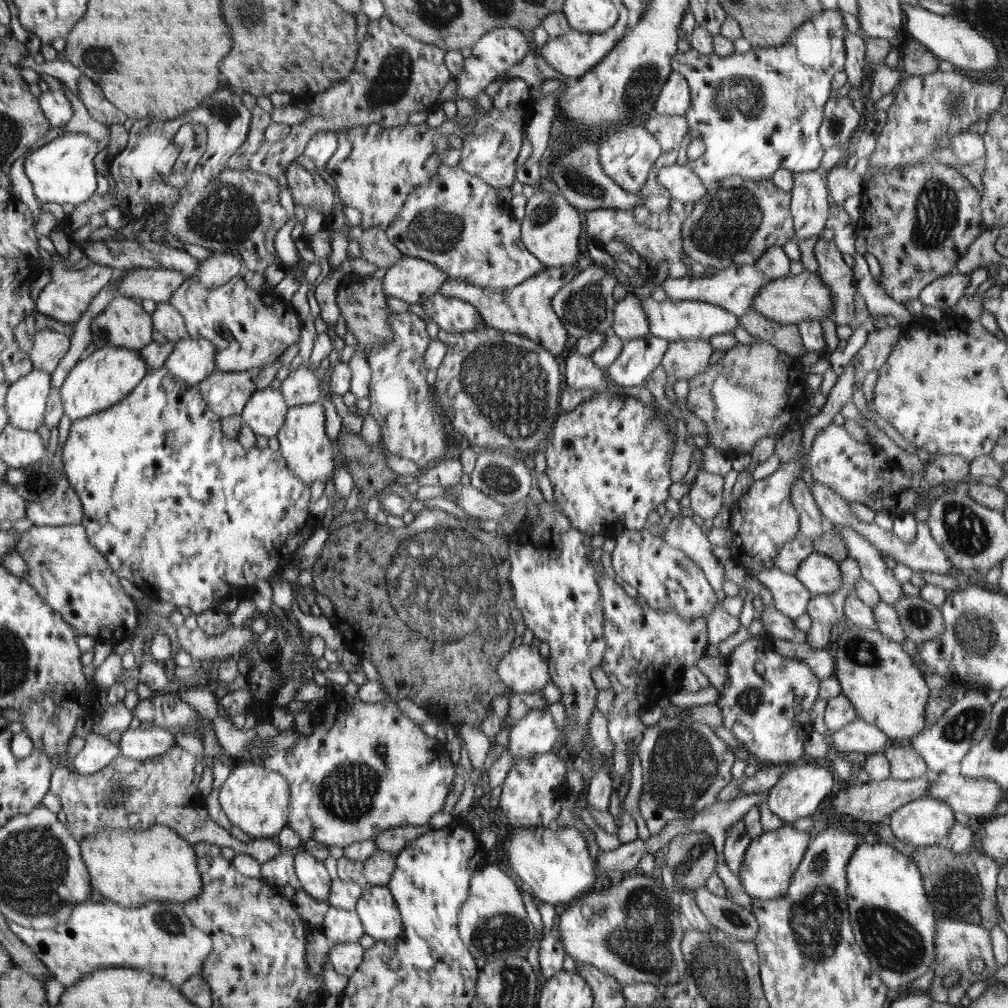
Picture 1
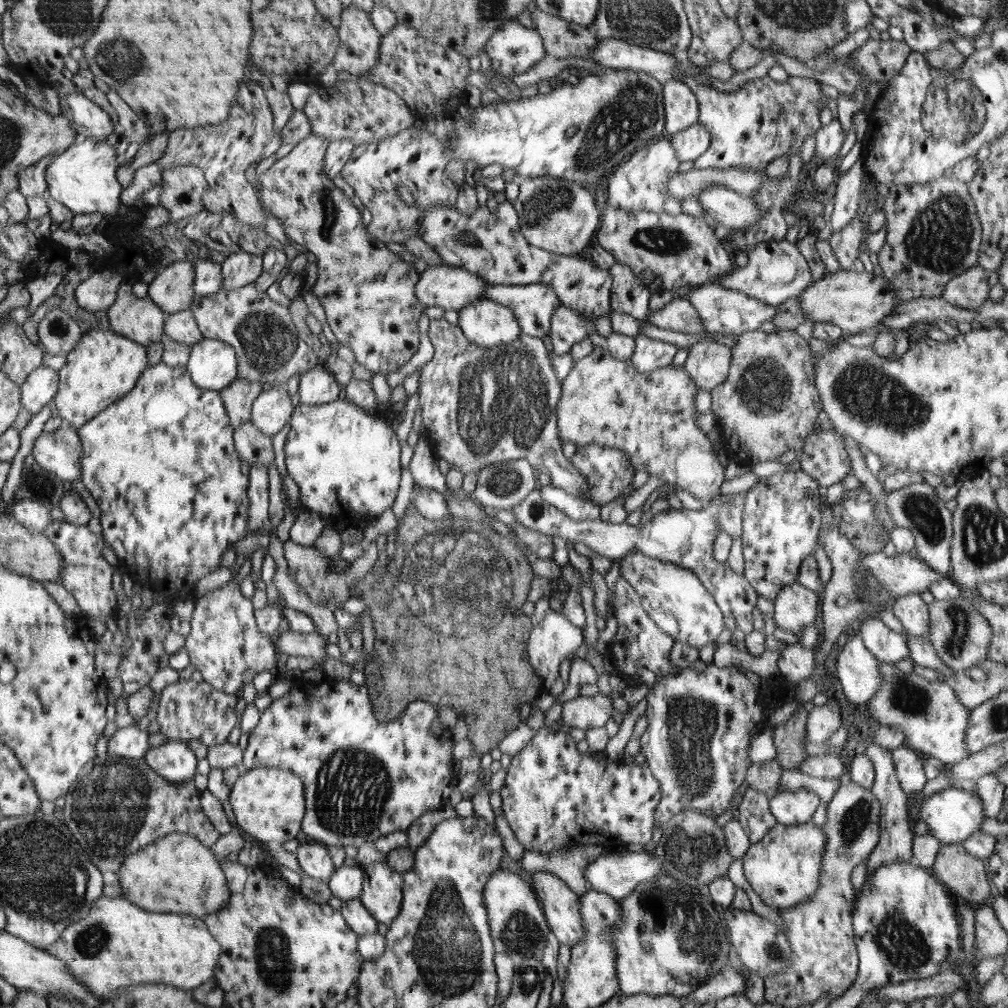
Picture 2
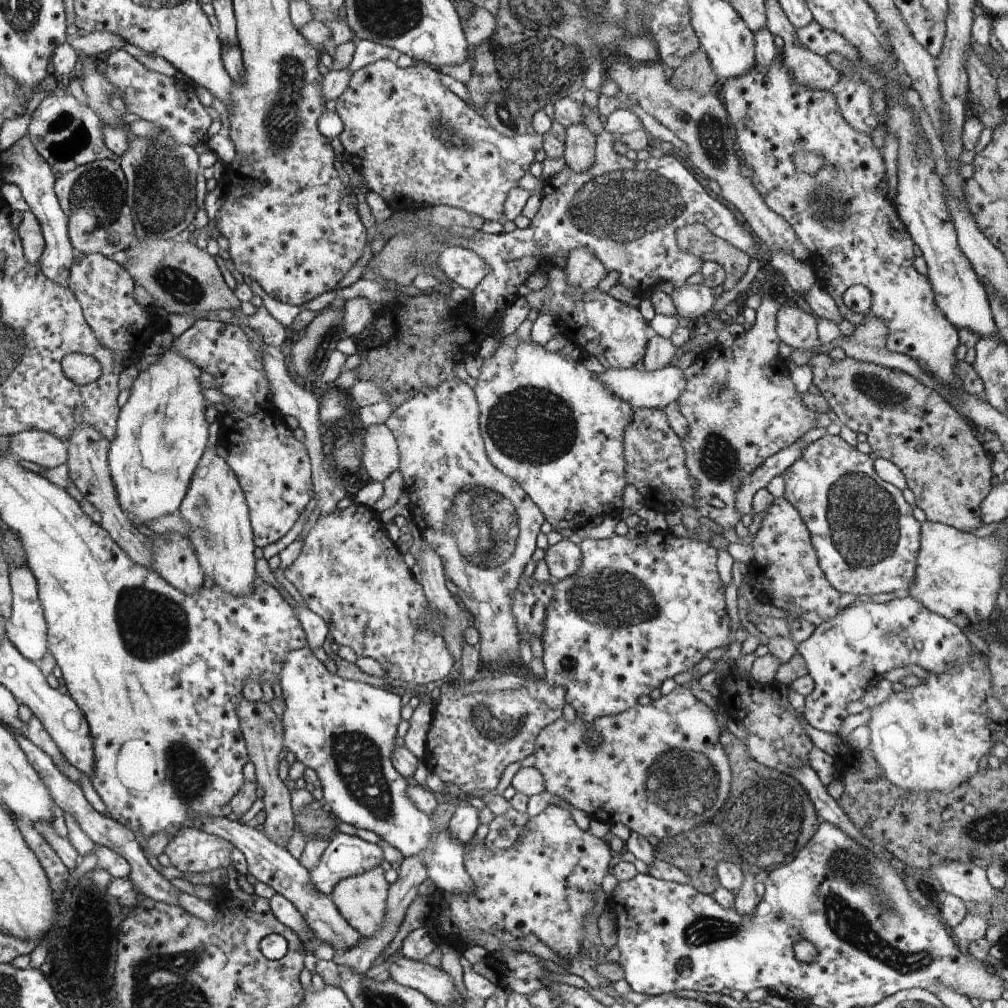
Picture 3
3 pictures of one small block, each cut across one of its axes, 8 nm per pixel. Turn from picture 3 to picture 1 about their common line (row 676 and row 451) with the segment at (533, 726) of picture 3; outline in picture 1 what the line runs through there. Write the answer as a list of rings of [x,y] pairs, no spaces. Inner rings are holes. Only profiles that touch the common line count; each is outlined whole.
[[[492,327],[454,333],[440,330],[438,338],[447,346],[447,351],[437,368],[433,388],[444,416],[452,426],[452,432],[464,436],[470,446],[481,451],[484,448],[498,450],[498,446],[512,447],[512,442],[524,440],[524,453],[531,456],[532,450],[538,448],[536,444],[546,442],[558,416],[562,374],[552,353],[528,337],[502,332]]]

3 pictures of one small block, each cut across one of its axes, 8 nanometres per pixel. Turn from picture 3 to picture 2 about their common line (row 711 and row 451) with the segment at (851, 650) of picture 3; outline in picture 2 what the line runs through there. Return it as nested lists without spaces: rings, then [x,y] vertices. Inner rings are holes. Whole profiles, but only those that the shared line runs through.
[[[819,430],[805,439],[802,447],[801,470],[822,486],[842,483],[844,478],[853,474],[851,460],[847,454],[842,437],[834,430]]]

